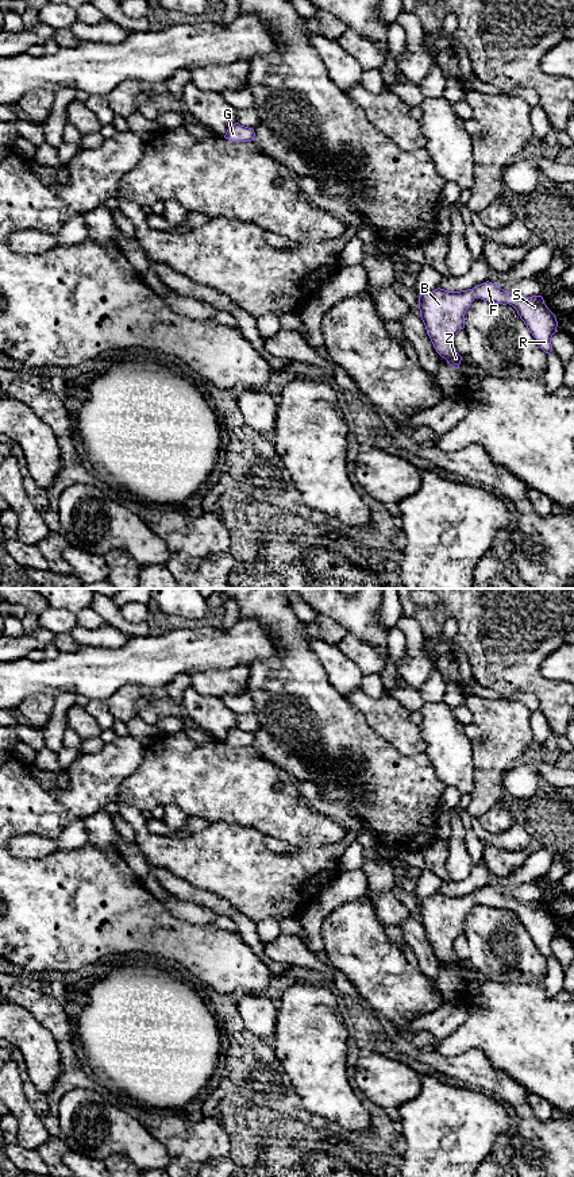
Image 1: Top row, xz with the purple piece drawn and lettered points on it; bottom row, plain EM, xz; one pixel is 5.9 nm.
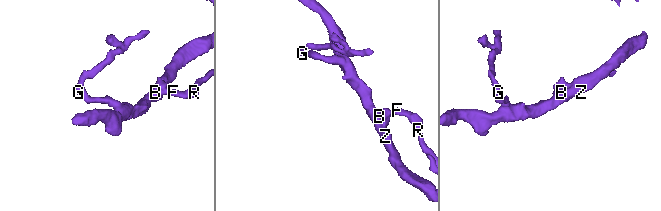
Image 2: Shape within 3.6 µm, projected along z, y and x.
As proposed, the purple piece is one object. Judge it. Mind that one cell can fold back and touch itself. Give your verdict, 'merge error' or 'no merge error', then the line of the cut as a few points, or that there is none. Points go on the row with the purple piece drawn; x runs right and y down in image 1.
no merge error | no cut

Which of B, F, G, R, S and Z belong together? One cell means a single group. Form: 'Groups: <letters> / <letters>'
Groups: B F G R S Z

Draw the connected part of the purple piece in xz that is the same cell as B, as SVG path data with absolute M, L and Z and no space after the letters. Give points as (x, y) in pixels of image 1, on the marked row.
M489 281L461 292L435 289L420 294L420 317L436 352L455 368L462 356L454 347L455 335L465 328L465 314L475 298L494 304L512 305L540 348L552 351L551 337L556 331L555 314L547 308L542 296L519 297Z

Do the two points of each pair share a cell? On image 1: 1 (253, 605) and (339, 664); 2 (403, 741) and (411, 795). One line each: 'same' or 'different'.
1: different
2: different

